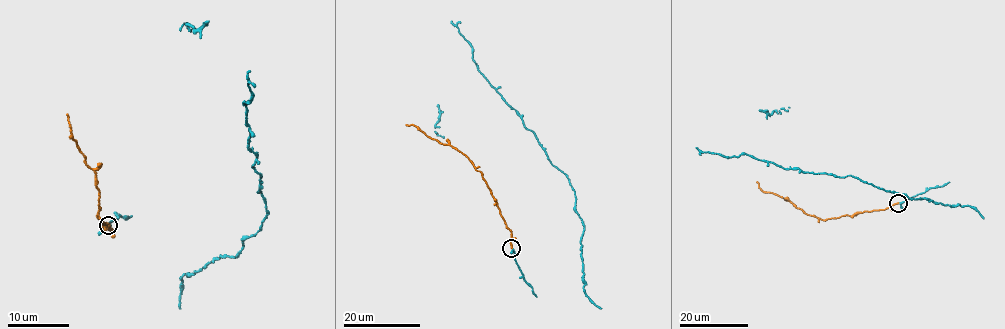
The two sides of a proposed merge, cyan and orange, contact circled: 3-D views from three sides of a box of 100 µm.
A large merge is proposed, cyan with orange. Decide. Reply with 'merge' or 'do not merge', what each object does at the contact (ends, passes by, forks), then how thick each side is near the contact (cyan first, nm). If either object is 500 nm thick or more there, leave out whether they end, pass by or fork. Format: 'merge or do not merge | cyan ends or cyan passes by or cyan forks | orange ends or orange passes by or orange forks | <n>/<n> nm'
merge | cyan passes by | orange ends | 240/240 nm

